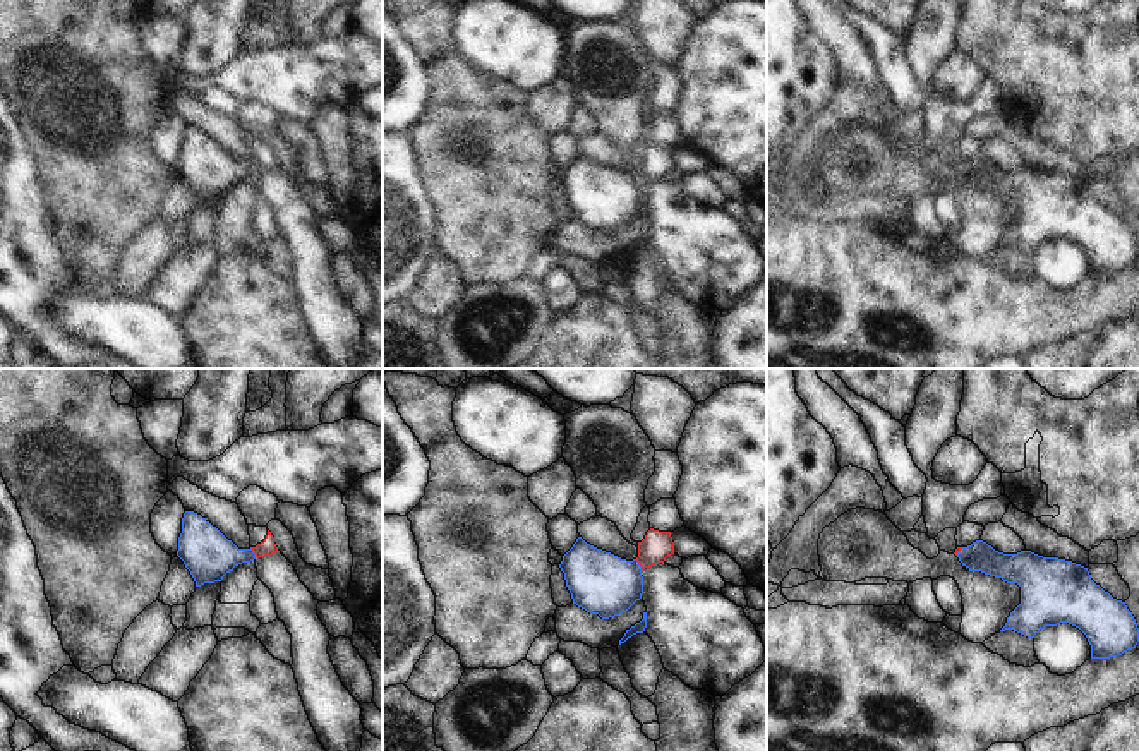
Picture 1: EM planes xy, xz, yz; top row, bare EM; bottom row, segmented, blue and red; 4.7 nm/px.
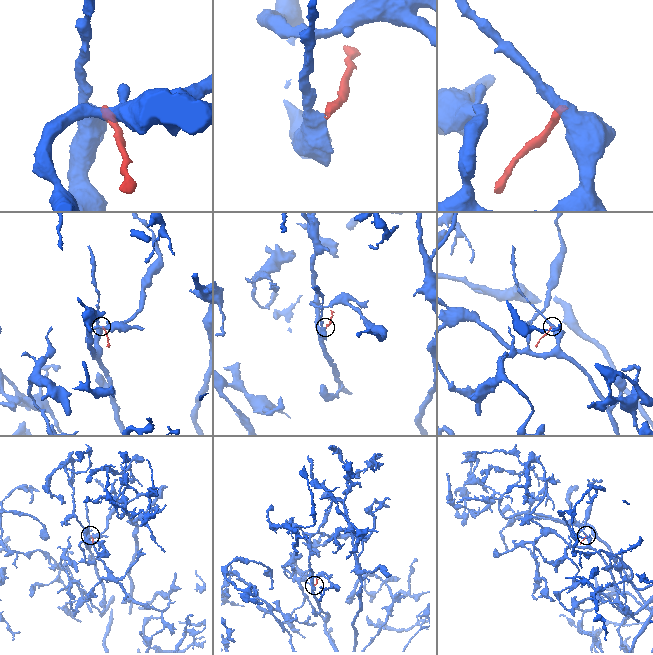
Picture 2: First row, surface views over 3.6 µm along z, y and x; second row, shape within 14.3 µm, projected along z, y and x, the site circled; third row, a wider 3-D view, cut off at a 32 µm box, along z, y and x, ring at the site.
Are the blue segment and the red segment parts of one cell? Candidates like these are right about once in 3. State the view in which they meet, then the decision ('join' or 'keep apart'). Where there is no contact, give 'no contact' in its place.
xy | keep apart

